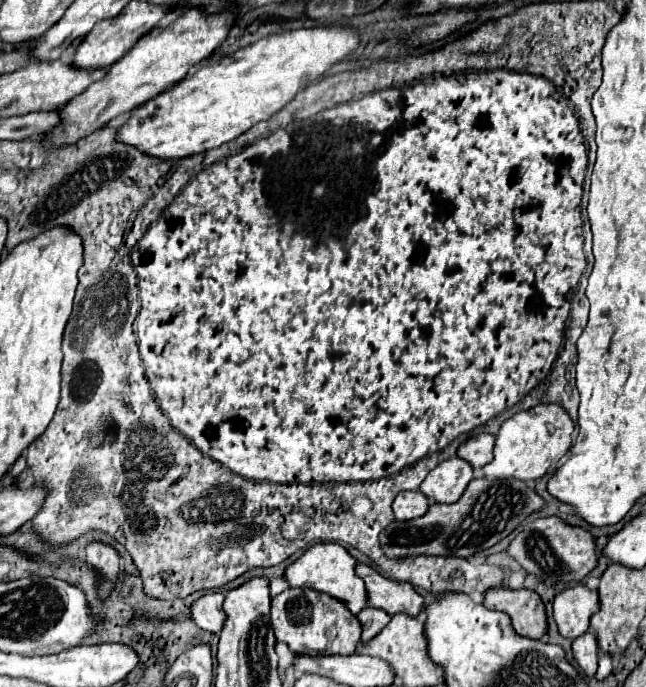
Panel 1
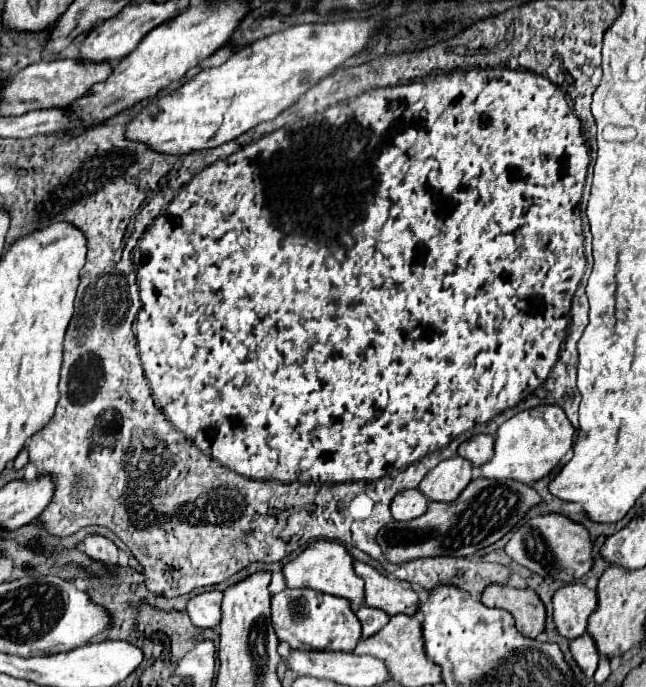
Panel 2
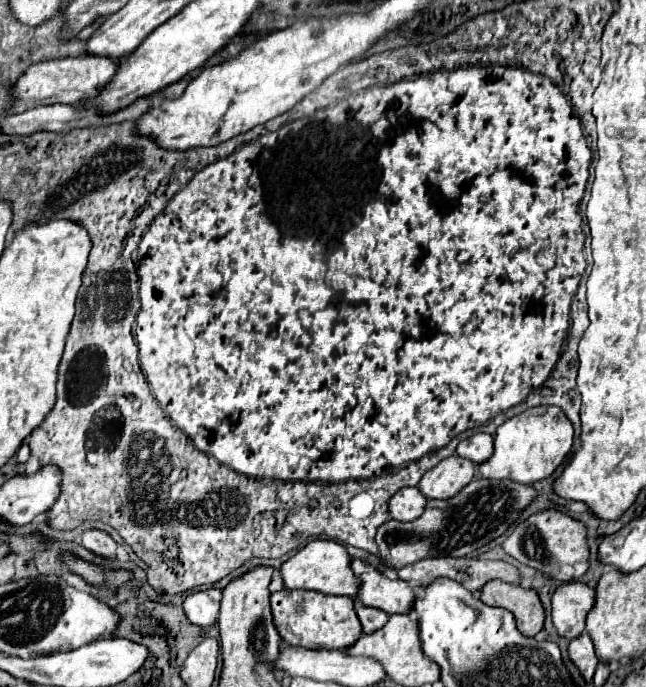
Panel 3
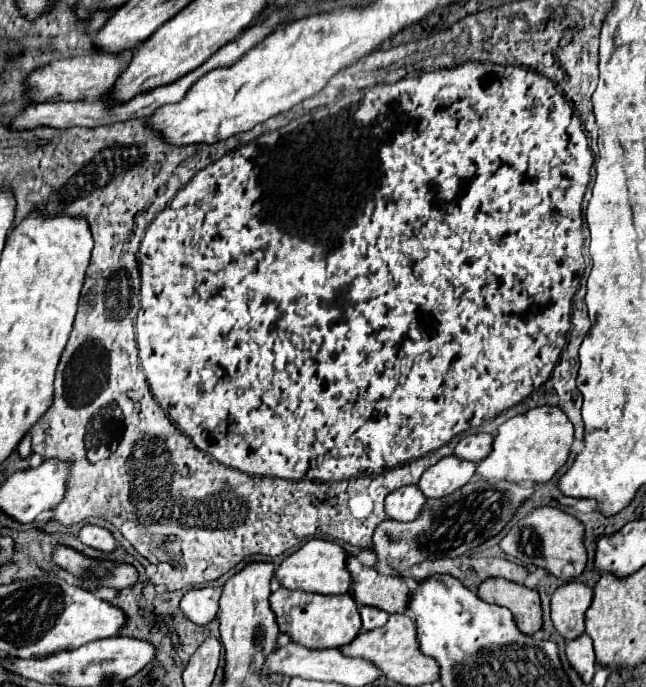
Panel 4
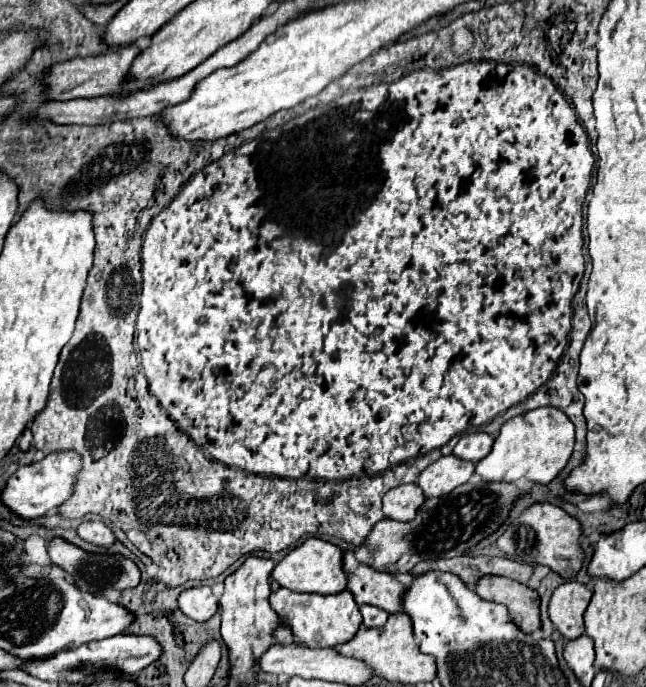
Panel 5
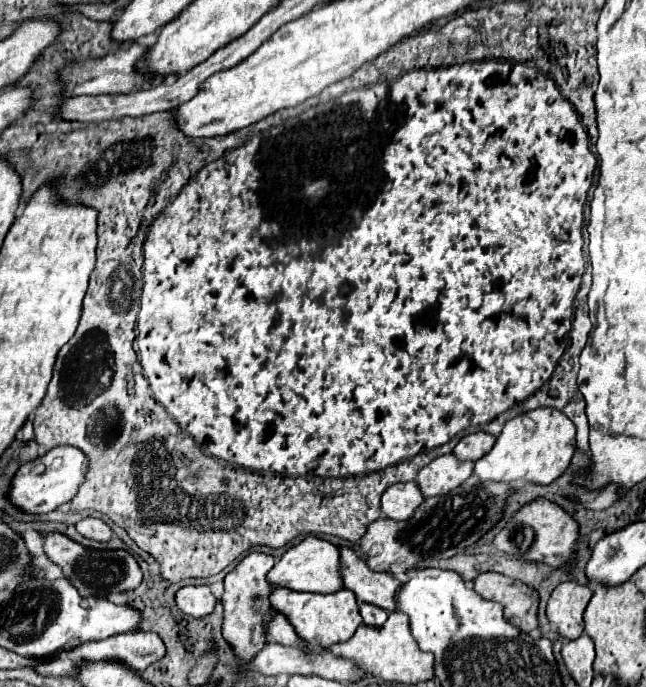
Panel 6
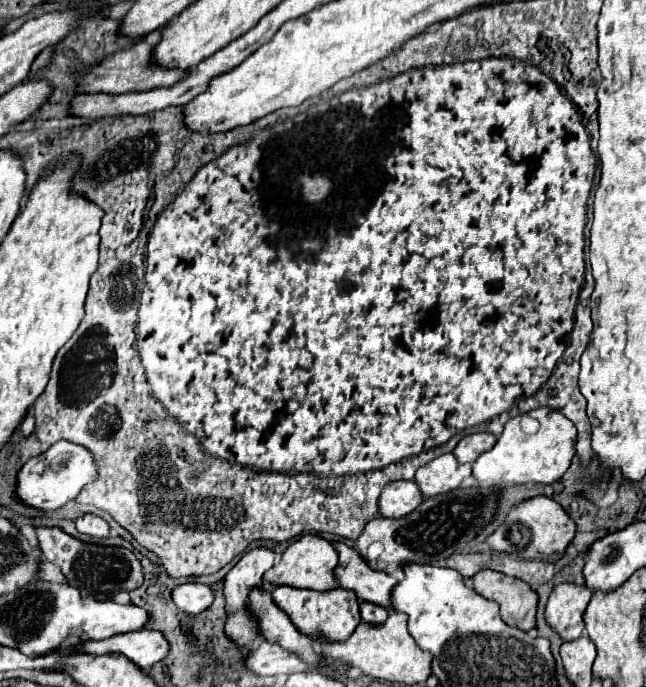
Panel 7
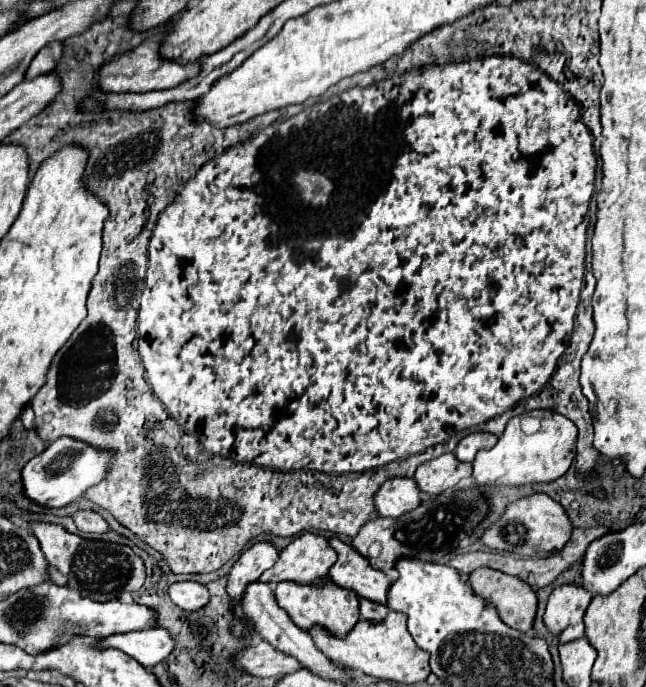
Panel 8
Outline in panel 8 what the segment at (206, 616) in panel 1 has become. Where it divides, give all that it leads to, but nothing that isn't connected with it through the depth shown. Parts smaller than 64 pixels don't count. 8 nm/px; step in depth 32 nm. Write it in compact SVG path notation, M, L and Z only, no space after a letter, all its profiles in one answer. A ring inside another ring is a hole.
M184 580L184 582L170 584L168 586L168 596L176 606L180 606L182 610L188 610L188 612L200 610L208 602L208 590L194 580Z

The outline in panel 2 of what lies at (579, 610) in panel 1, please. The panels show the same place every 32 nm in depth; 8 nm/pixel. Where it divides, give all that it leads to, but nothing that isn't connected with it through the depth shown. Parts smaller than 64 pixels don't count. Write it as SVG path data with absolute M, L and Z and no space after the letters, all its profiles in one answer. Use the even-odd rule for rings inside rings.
M566 584L562 586L554 598L554 624L560 636L572 640L586 632L586 620L596 610L596 592L586 584Z

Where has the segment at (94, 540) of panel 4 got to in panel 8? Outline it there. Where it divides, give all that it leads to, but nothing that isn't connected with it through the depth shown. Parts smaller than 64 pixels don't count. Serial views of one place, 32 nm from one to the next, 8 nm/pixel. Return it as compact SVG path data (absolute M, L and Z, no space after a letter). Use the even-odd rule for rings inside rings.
M76 510L72 518L74 518L74 524L78 526L78 530L82 530L82 532L102 534L102 532L108 530L106 520L94 510Z

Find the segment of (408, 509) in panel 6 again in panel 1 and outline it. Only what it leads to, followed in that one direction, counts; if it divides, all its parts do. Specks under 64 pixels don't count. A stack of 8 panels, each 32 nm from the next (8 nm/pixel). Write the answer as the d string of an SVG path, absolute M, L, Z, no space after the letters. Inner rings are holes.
M408 490L408 492L400 492L394 498L392 510L396 520L412 520L412 518L420 518L422 514L426 514L430 502L428 498L418 492L418 490Z

